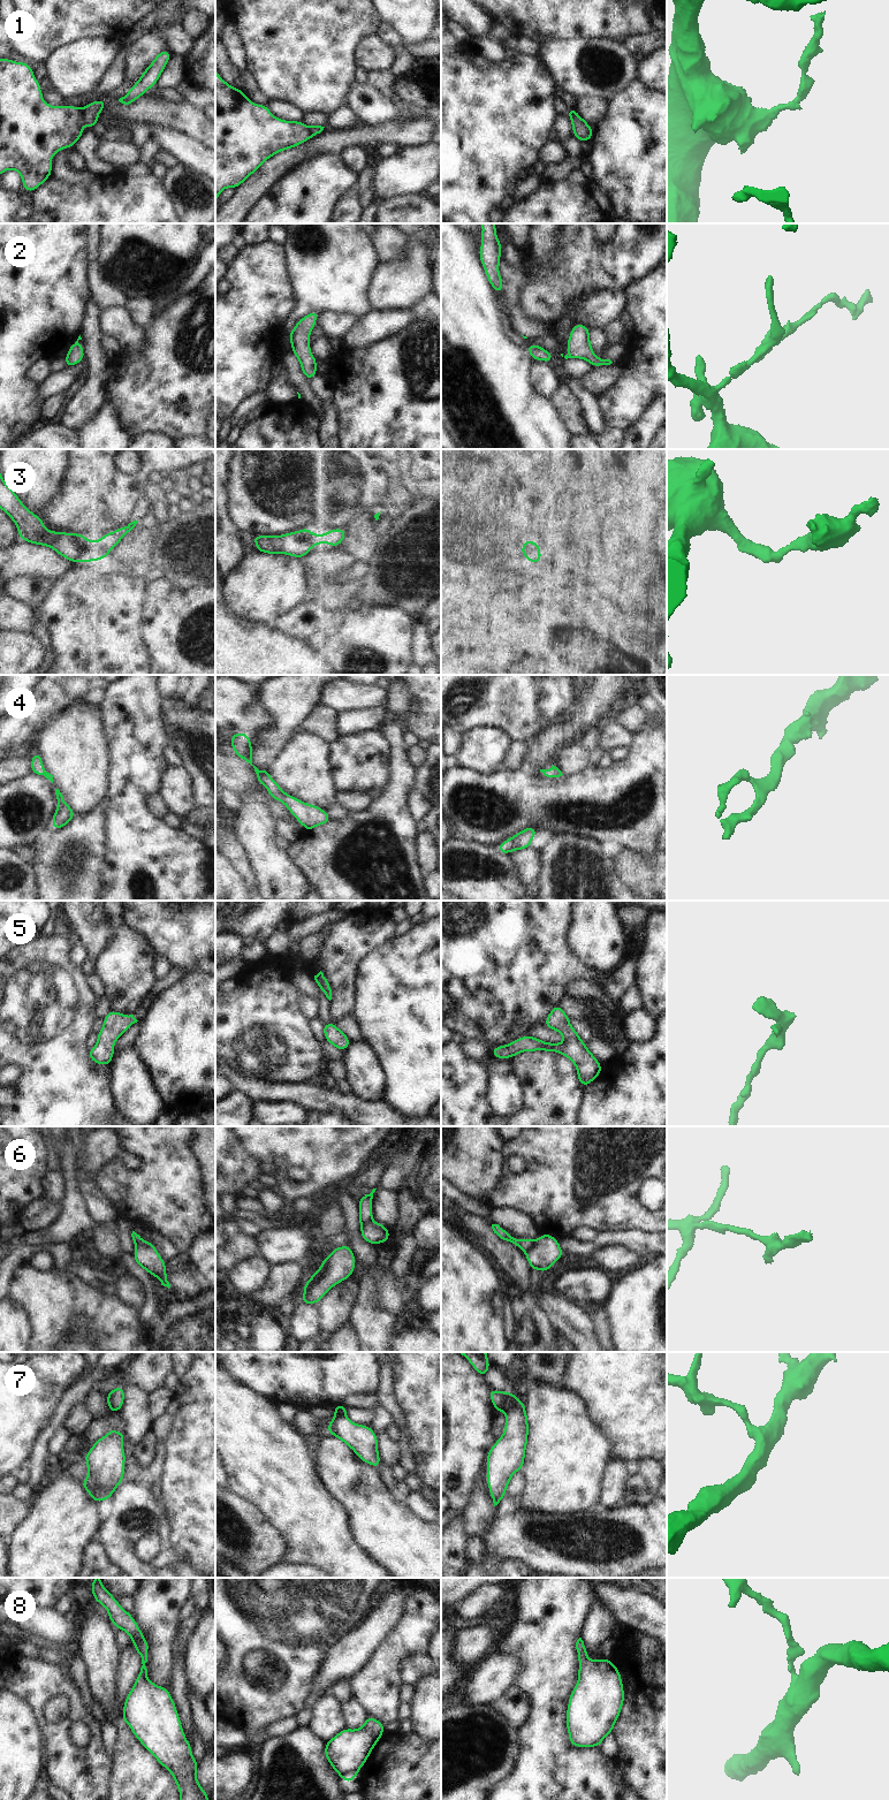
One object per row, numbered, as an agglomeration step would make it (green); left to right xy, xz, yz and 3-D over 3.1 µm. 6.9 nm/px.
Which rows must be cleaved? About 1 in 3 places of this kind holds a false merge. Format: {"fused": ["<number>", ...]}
{"fused": ["1", "6", "7"]}

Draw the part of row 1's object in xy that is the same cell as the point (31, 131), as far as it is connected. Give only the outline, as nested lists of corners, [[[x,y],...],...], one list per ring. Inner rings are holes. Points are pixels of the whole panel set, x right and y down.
[[[0,59],[0,175],[15,169],[22,177],[28,193],[35,191],[52,176],[52,157],[66,147],[74,147],[84,134],[82,108],[76,106],[51,106],[43,99],[40,83],[28,62]]]

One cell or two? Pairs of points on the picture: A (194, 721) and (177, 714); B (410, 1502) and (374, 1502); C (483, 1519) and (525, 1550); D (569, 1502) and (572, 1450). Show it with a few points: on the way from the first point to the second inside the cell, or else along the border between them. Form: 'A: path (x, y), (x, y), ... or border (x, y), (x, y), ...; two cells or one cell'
A: path (190, 721), (184, 721), (181, 718); one cell
B: border (401, 1500), (413, 1514), (423, 1520); two cells
C: border (494, 1506), (491, 1527), (481, 1536); two cells
D: path (569, 1489), (569, 1463); one cell

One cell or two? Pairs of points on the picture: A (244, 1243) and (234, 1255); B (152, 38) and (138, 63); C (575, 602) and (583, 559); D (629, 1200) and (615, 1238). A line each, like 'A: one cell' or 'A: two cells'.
A: one cell
B: one cell
C: two cells
D: two cells

